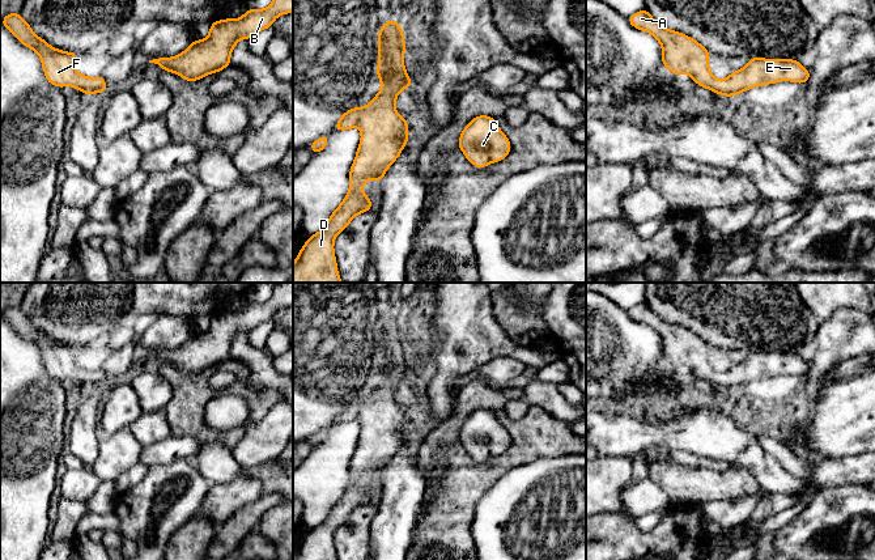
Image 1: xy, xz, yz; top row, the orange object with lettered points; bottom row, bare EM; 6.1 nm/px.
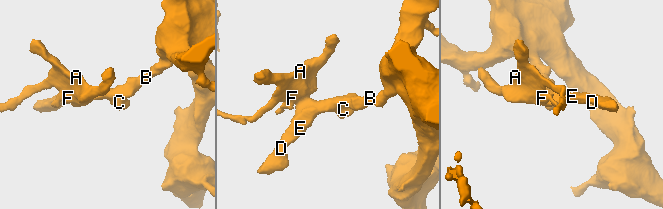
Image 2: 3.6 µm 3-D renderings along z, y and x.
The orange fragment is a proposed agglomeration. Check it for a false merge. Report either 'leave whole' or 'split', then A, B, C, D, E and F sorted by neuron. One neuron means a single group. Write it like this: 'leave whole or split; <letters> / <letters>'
leave whole; A B C D E F

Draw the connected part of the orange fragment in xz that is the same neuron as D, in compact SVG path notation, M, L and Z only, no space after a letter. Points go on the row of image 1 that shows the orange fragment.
M395 18L382 24L377 50L377 76L382 88L369 105L348 110L335 124L336 131L358 127L362 135L349 171L349 191L326 226L313 234L298 253L293 283L343 283L334 241L354 216L371 209L373 201L364 194L362 186L369 179L382 182L408 141L408 123L395 111L398 94L413 86L403 63L407 46L402 29Z

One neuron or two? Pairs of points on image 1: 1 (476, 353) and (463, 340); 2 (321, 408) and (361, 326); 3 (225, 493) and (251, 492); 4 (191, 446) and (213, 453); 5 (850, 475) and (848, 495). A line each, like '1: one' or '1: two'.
1: one
2: one
3: one
4: two
5: two

